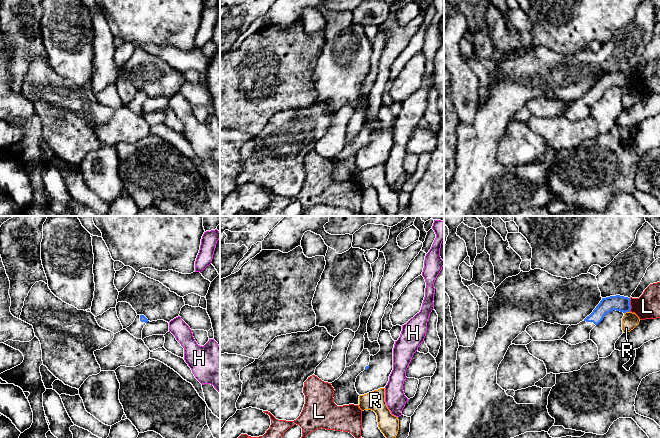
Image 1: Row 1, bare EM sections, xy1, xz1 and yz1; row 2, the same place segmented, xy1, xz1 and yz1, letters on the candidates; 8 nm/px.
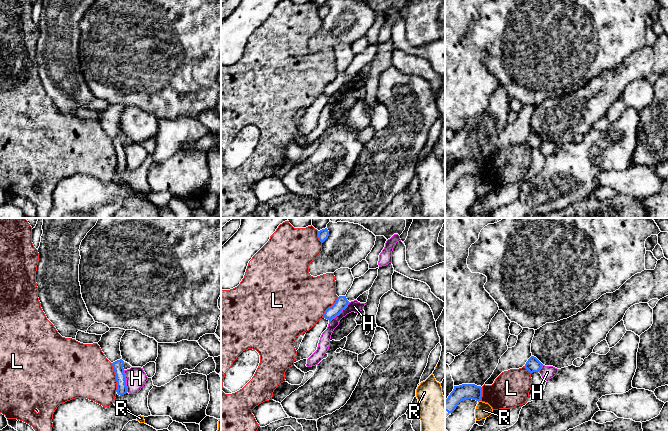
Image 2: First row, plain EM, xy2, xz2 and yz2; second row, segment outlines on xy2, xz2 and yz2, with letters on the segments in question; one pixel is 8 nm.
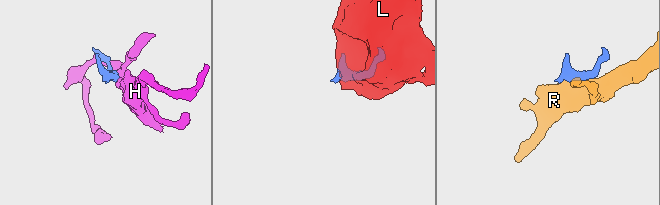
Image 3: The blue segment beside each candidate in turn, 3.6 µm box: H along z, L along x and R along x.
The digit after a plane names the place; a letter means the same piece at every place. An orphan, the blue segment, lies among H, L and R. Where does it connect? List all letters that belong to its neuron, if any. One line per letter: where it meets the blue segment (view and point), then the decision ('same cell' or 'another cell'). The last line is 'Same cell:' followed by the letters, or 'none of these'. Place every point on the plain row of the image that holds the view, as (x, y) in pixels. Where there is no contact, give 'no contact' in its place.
H: xz2 (339, 89) | another cell
L: xy2 (116, 153) | another cell
R: yz1 (626, 87) | another cell
Same cell: none of these

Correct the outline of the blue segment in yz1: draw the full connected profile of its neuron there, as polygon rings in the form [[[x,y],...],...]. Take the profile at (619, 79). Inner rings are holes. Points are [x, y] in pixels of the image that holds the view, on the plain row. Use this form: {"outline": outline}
{"outline": [[[616,71],[602,74],[593,88],[577,101],[571,101],[567,104],[566,110],[561,116],[571,121],[586,118],[590,115],[591,106],[598,101],[609,88],[616,86],[623,89],[631,85],[630,74]]]}

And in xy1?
{"outline": [[[137,91],[134,98],[126,106],[137,115],[142,115],[142,106],[148,95],[144,91]]]}

